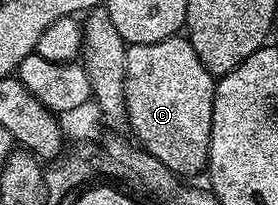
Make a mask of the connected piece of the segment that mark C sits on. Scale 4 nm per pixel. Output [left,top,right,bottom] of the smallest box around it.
[124,34,215,176]

